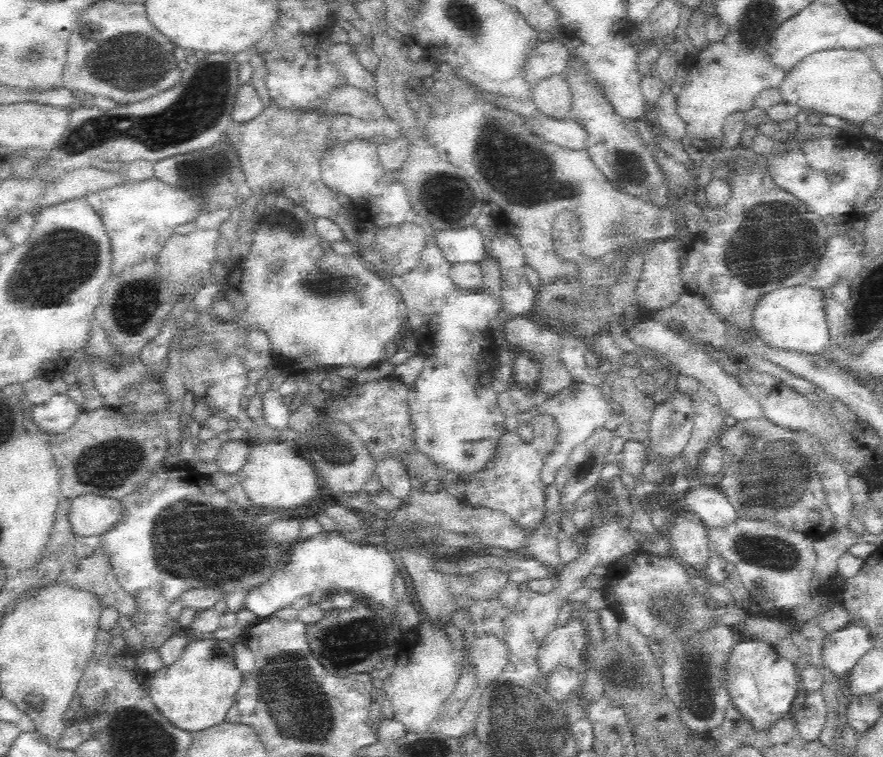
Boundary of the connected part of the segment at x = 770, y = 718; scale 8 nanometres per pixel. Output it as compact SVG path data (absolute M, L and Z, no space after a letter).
M761 640L741 641L732 647L727 665L727 689L731 704L760 732L782 720L796 698L801 679L796 664L781 657L772 644Z

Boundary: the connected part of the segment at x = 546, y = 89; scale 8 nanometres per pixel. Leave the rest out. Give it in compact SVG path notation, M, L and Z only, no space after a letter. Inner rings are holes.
M563 75L544 78L531 88L530 95L538 113L556 120L570 118L572 95Z

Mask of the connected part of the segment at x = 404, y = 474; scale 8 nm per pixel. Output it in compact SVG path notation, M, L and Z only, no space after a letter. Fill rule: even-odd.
M388 456L376 461L375 478L379 479L385 493L400 499L407 499L411 492L410 476L406 466L396 458Z

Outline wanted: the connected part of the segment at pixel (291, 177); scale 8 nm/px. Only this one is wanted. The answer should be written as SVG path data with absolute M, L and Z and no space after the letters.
M269 105L254 120L238 124L230 122L226 136L234 146L238 160L240 161L246 184L253 190L255 197L261 195L263 191L278 190L281 186L293 185L300 189L303 203L301 206L311 214L326 216L335 223L338 220L338 211L342 208L342 199L336 191L323 184L321 180L320 162L322 156L332 149L330 142L330 122L331 116L317 111L286 110Z

